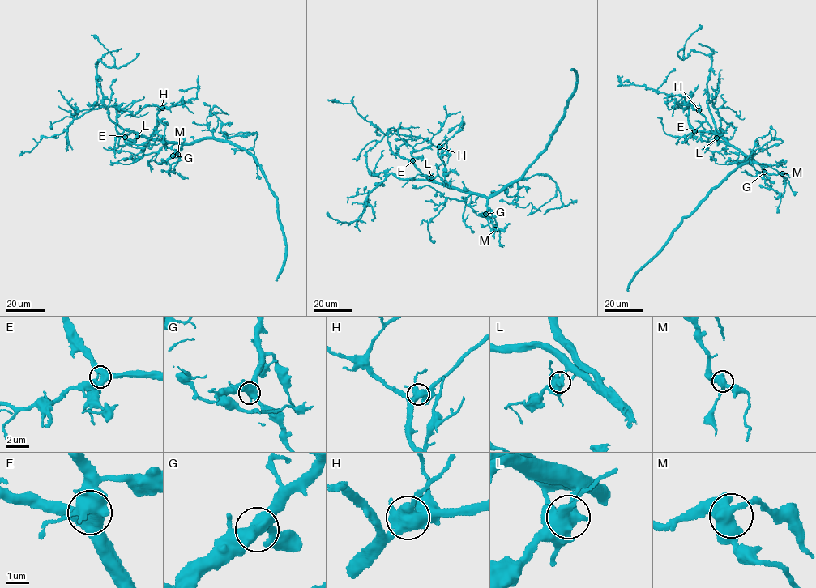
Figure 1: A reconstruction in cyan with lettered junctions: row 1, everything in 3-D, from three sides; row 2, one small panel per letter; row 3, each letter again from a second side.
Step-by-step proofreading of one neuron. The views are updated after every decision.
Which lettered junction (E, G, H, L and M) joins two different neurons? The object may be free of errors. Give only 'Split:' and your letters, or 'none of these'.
Split: none of these

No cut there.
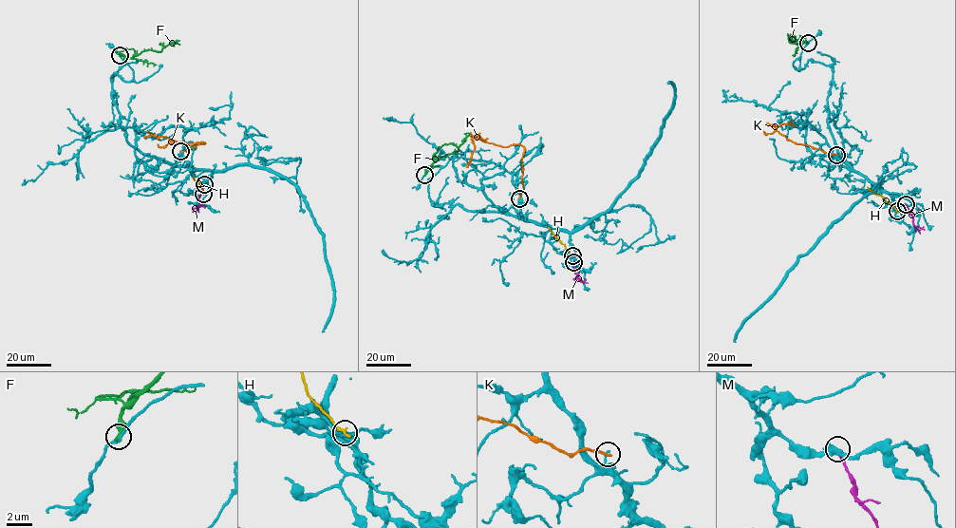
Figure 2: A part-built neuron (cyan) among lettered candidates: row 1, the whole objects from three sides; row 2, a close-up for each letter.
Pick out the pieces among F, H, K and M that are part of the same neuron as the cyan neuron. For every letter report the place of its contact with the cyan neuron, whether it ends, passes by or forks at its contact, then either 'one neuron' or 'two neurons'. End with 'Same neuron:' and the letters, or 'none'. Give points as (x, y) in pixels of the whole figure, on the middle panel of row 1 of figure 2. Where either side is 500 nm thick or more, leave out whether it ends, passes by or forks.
F: (424, 175) | two neurons
H: (572, 255) | it ends | two neurons
K: (519, 198) | it ends | two neurons
M: (573, 262) | it ends | two neurons
Same neuron: none

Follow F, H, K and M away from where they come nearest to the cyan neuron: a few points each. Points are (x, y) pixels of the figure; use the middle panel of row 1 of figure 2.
F: (424, 175), (439, 148), (453, 143), (458, 148), (468, 133)
H: (571, 254), (548, 227)
K: (518, 198), (522, 187), (523, 146), (495, 145), (472, 137), (474, 146), (466, 167)
M: (574, 261), (577, 276), (588, 283)

